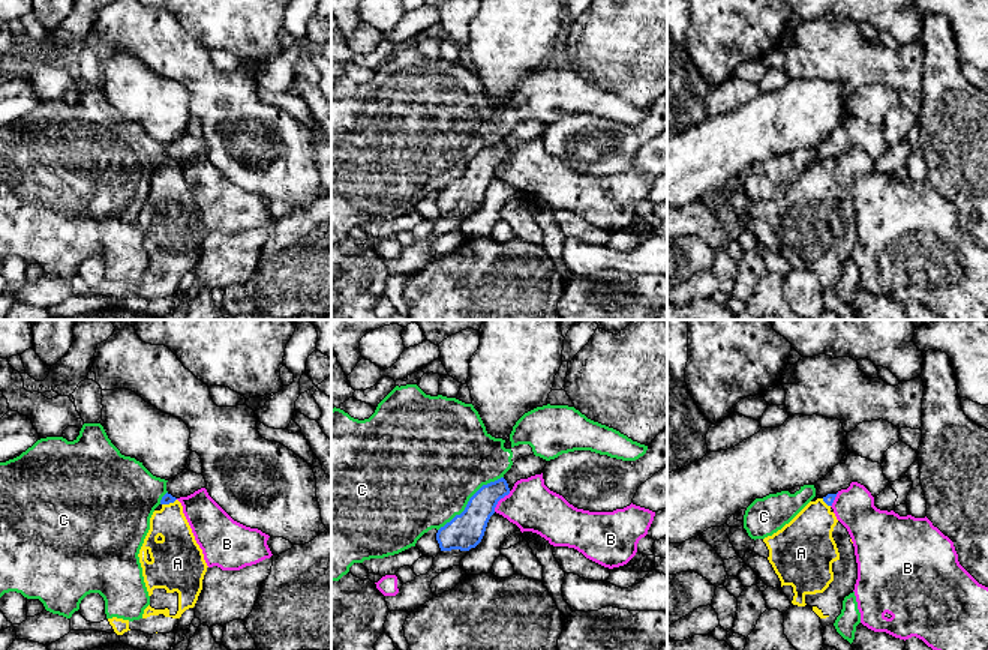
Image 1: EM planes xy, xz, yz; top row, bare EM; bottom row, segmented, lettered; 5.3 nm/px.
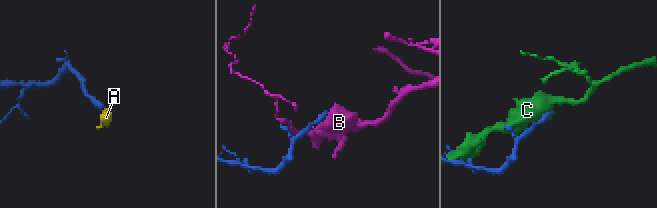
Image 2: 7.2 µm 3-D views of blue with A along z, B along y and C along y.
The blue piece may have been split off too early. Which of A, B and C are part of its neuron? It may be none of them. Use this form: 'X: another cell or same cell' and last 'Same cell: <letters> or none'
A: same cell
B: another cell
C: another cell
Same cell: A

